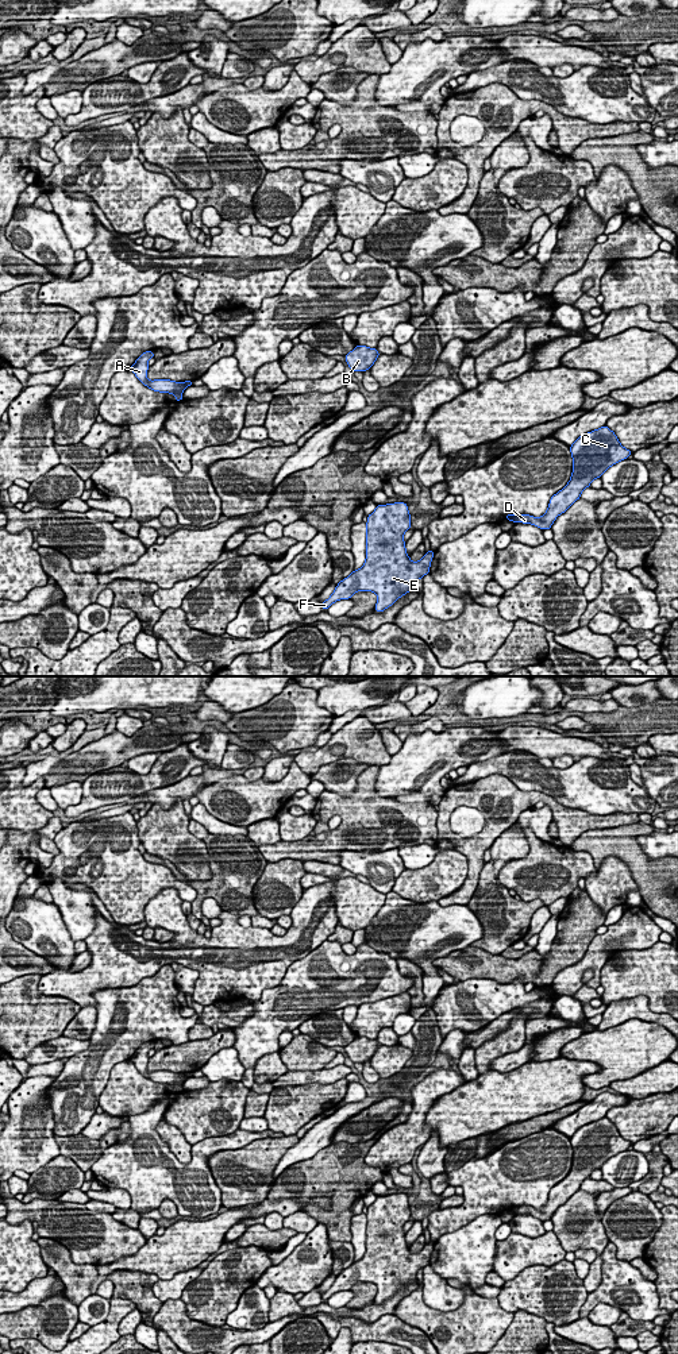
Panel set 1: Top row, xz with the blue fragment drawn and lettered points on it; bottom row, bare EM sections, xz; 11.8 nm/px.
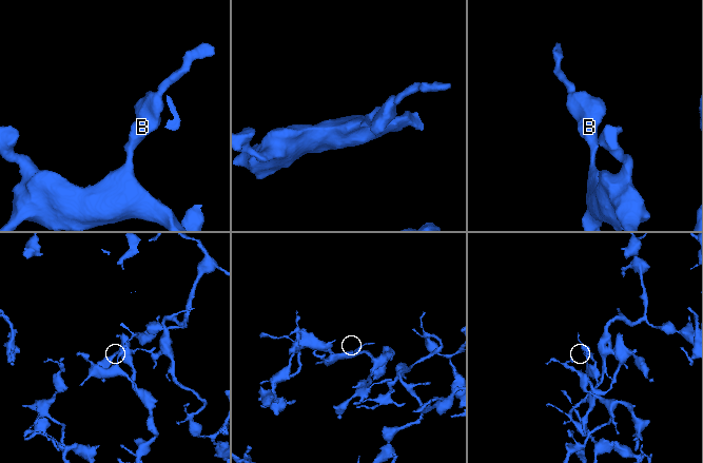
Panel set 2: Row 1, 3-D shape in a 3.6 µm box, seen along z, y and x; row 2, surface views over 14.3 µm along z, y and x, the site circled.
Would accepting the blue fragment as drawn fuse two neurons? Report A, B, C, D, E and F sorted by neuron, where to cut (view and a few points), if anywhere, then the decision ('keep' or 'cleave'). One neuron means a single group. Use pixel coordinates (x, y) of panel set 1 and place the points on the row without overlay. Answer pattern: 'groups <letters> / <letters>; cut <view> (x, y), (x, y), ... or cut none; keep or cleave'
groups A B E F / C D; cut xz (519, 1206), (513, 1212); cleave

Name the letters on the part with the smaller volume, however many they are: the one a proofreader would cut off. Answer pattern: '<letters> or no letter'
C, D

